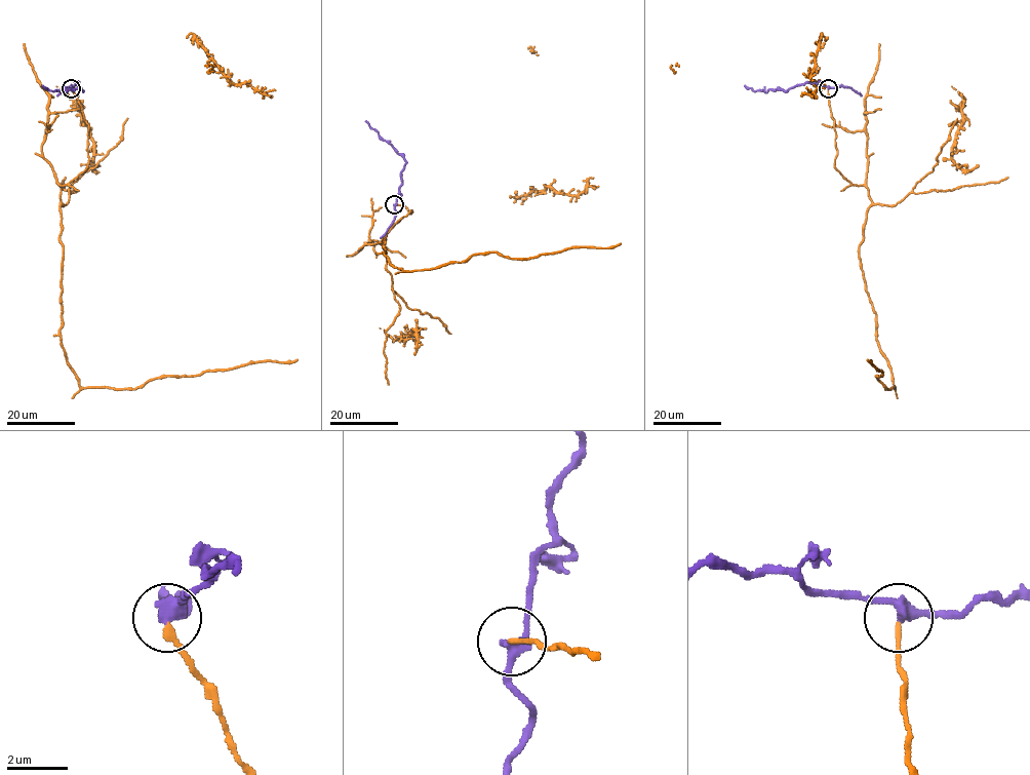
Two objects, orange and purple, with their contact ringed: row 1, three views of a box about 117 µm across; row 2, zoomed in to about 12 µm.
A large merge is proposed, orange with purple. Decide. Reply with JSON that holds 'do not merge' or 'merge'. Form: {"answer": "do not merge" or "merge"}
{"answer": "do not merge"}

